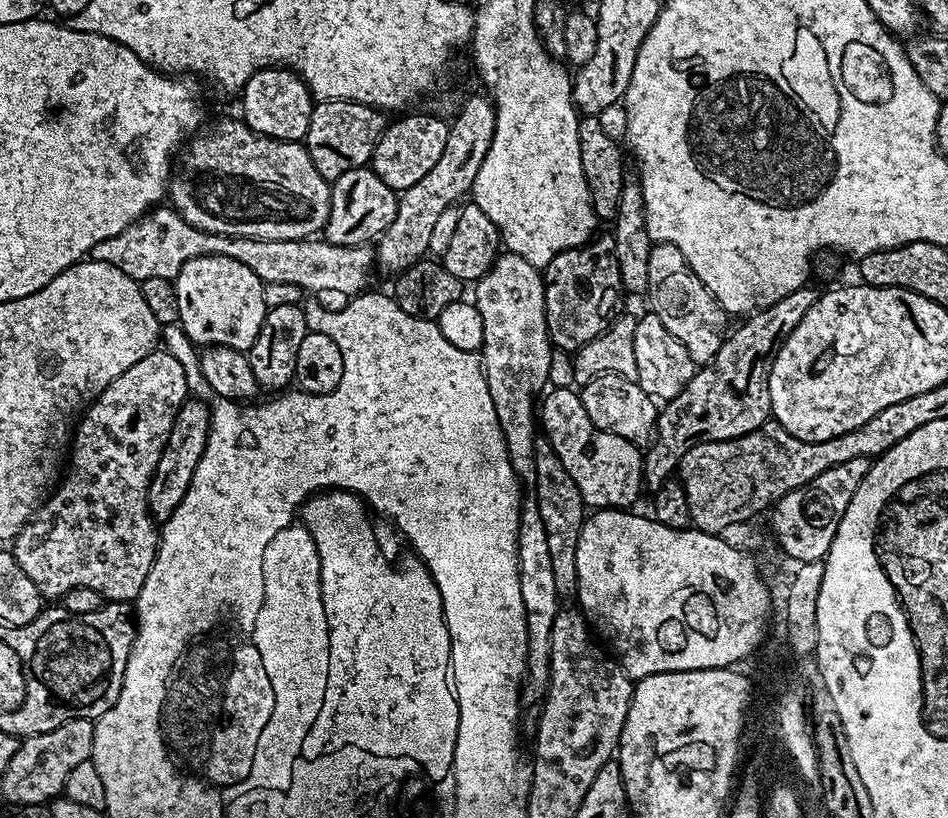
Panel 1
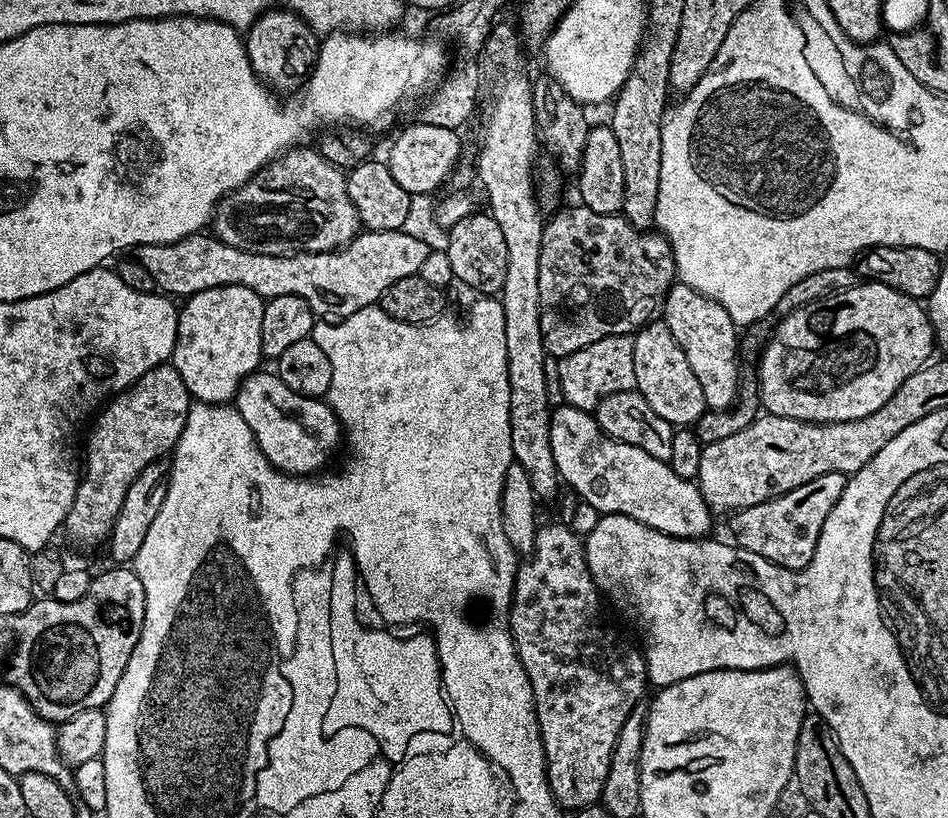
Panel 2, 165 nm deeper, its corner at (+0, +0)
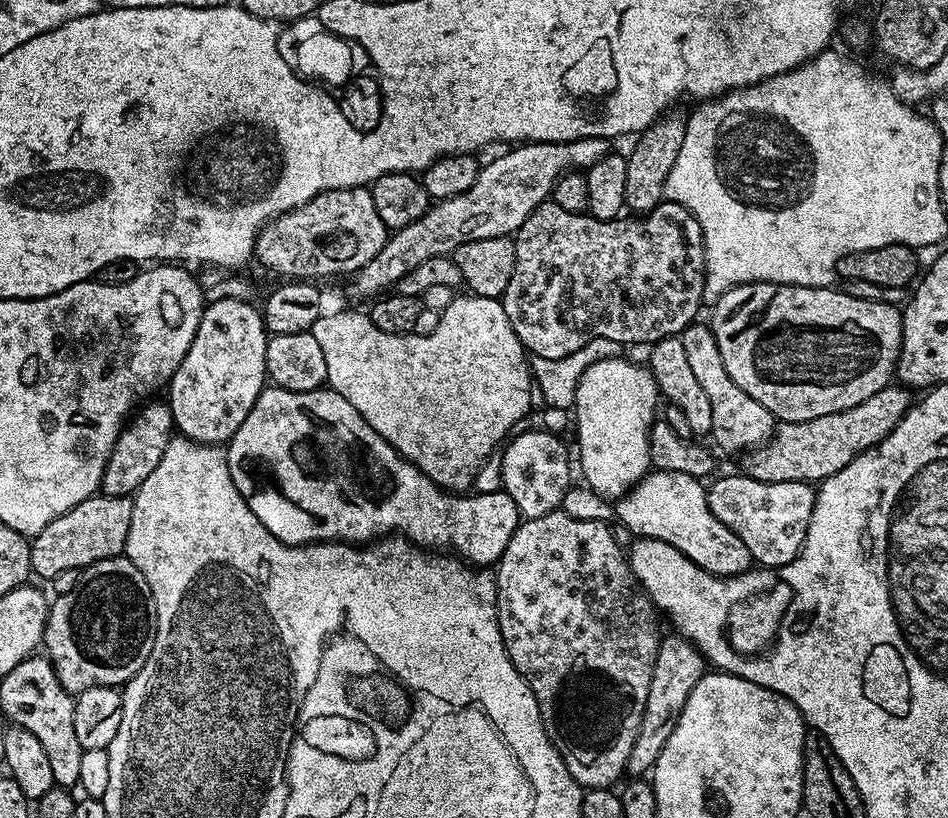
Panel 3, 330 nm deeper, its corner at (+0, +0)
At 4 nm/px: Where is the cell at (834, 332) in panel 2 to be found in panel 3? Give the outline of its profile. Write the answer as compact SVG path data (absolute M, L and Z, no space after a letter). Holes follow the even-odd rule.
M739 284L711 305L710 327L722 354L726 374L780 422L793 424L850 410L889 387L902 342L902 312L884 300L854 298L835 287L807 288L793 284Z

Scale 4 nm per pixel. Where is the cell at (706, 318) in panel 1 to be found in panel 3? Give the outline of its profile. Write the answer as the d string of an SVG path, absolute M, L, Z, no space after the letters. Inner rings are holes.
M693 322L689 328L680 333L680 341L686 349L686 359L690 361L690 371L694 378L698 378L702 390L706 390L706 398L710 398L712 411L711 439L716 439L715 447L724 452L747 453L749 450L759 448L773 435L774 417L766 406L754 402L730 374L726 374L726 366L722 366L722 354L718 354L718 342L714 338L711 327L707 323Z

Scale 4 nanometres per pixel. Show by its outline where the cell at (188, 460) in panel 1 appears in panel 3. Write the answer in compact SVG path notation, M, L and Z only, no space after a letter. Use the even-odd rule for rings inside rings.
M97 494L78 502L66 514L54 518L30 540L30 566L35 575L50 582L62 570L89 568L99 560L109 560L123 553L126 538L130 534L130 522L134 518L132 496L106 496Z

